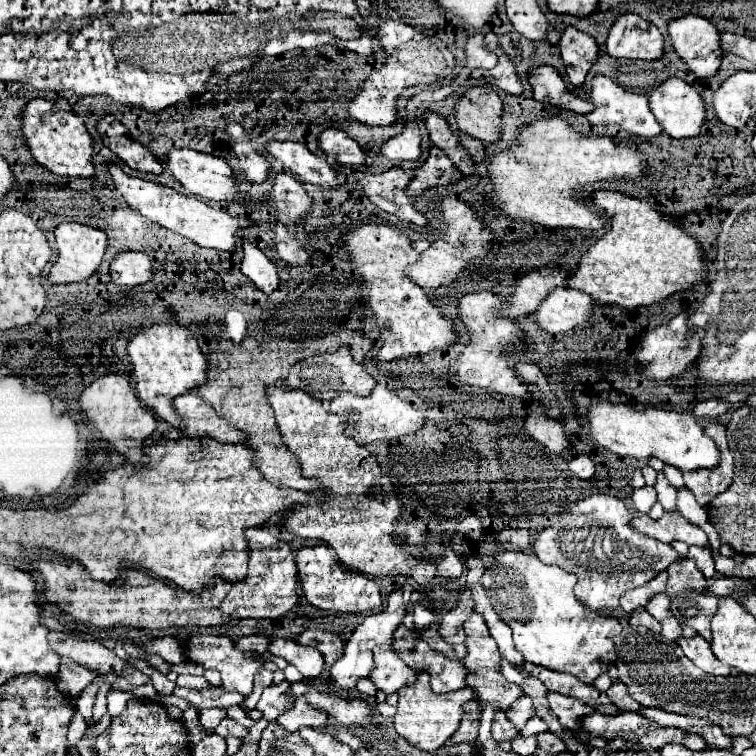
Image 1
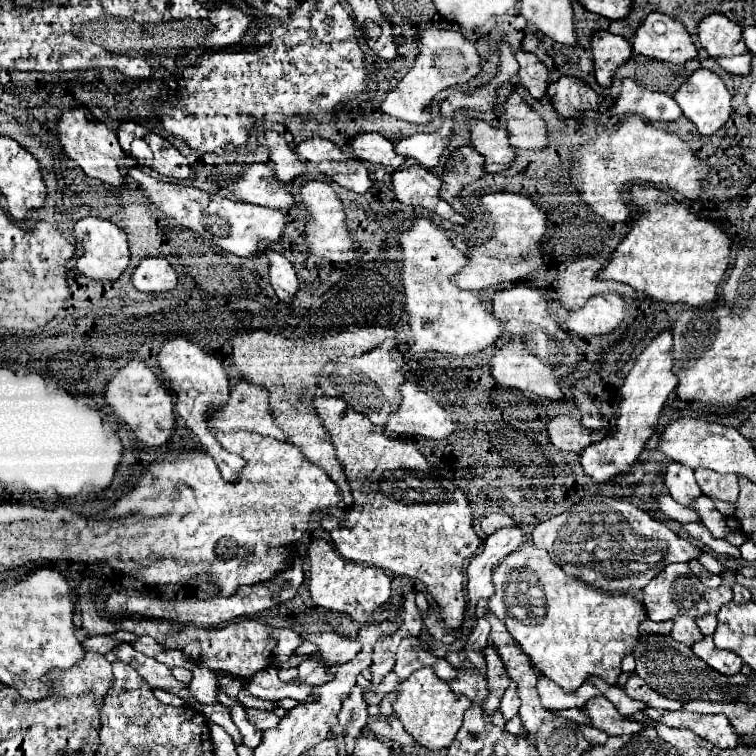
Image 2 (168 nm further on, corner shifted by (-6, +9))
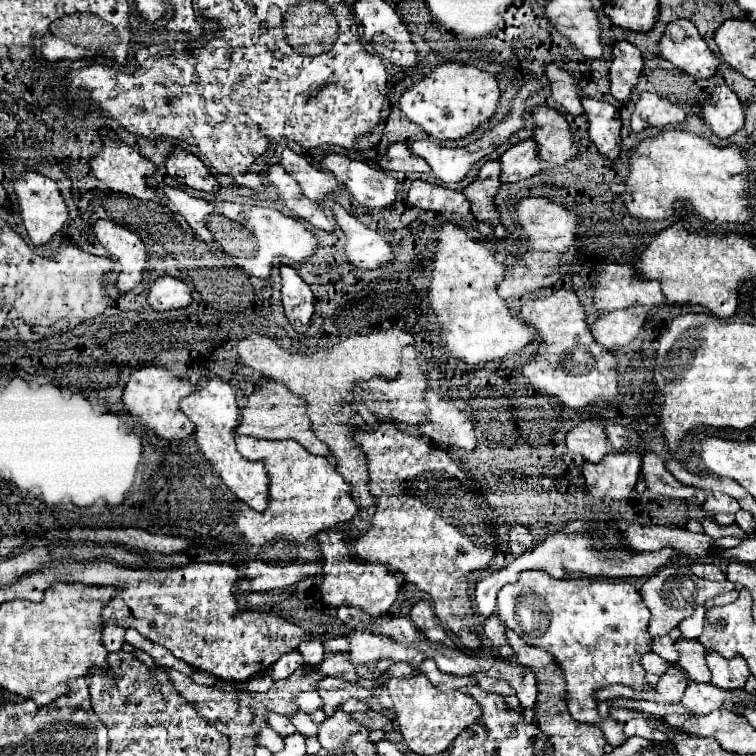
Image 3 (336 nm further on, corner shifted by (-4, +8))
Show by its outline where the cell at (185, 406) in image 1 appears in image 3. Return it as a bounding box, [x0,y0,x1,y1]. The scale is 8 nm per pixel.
[237,381,331,457]

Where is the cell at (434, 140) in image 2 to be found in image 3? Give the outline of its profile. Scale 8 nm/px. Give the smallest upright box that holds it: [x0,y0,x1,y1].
[411,93,525,183]

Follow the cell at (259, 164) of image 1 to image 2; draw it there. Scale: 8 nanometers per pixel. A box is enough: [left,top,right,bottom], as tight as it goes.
[271,146,307,182]

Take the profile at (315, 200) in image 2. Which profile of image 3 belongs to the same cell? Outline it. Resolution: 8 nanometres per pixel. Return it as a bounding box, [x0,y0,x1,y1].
[335,205,395,269]

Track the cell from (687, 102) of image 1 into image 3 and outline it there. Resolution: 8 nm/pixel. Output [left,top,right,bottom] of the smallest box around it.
[701,85,745,139]

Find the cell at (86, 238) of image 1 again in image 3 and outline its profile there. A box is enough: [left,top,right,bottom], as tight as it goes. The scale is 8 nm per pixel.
[93,219,147,293]

